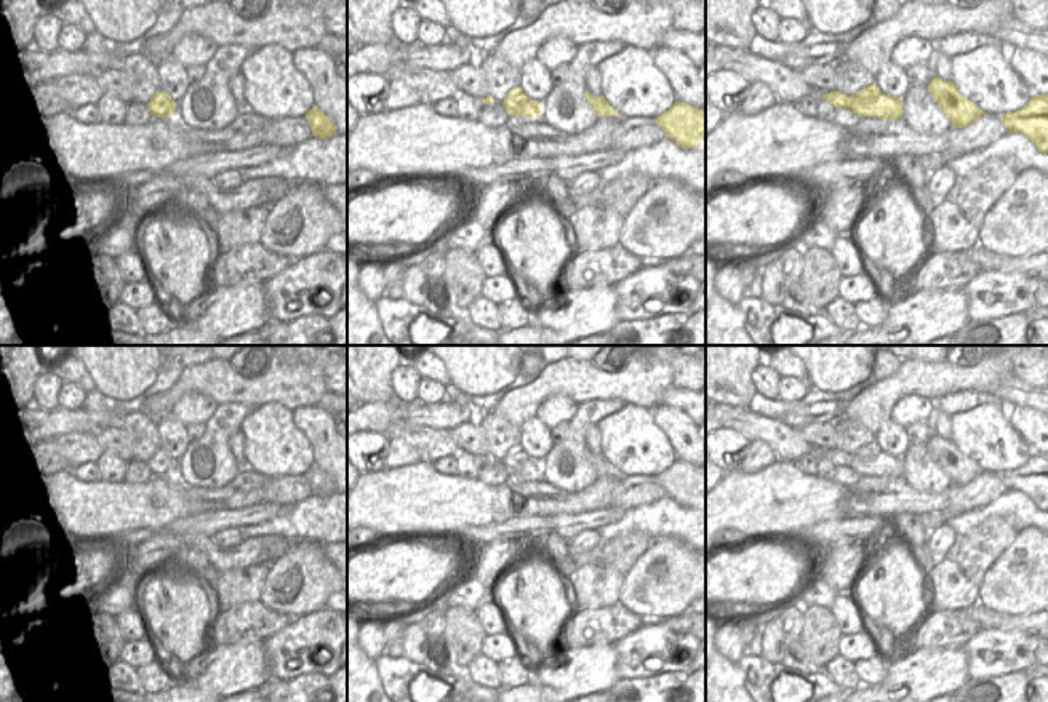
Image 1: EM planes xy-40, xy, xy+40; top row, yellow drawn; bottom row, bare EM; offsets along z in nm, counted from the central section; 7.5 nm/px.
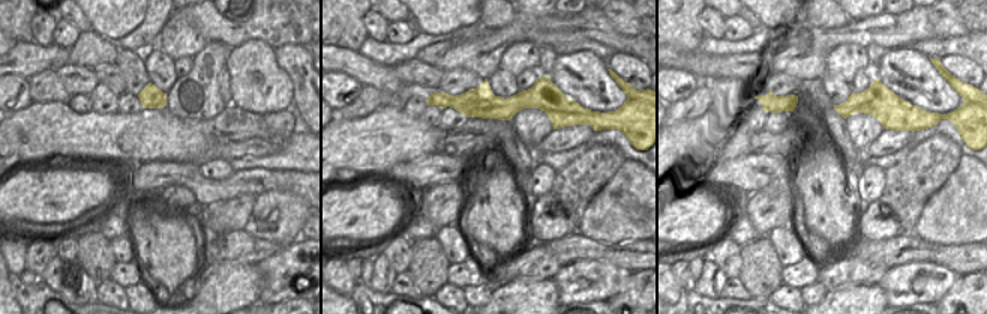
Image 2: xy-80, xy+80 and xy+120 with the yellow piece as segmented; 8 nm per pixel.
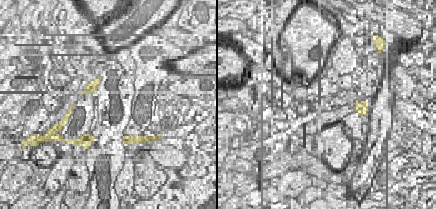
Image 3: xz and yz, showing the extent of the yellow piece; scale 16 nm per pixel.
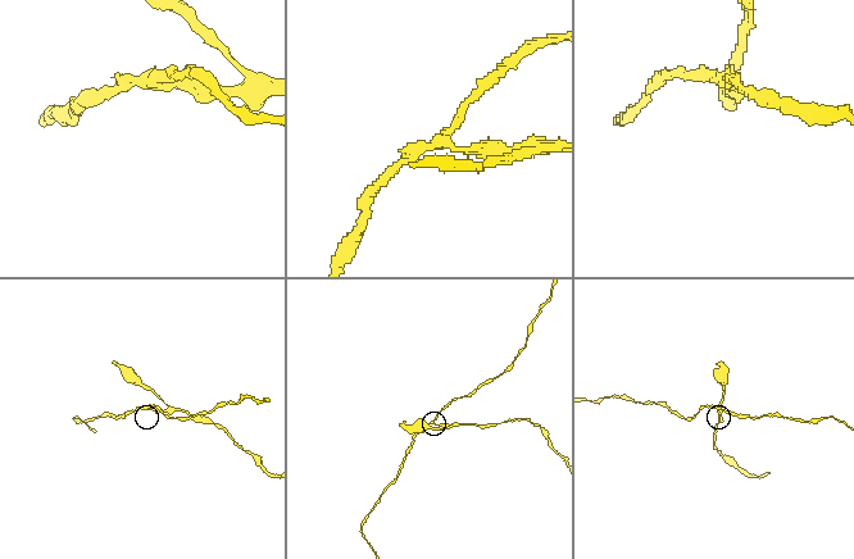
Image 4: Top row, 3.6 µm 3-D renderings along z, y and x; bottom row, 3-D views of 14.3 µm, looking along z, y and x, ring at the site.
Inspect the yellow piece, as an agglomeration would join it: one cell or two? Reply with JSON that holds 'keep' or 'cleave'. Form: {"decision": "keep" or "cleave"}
{"decision": "cleave"}

